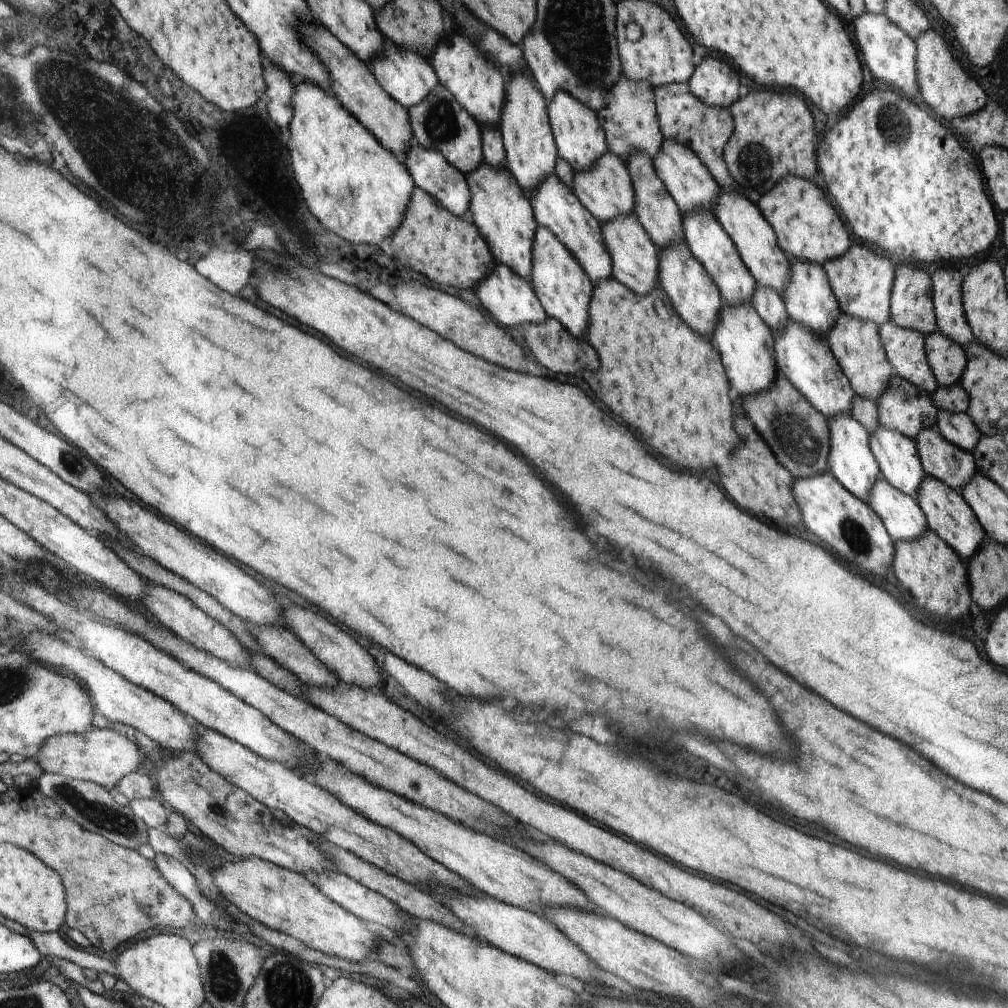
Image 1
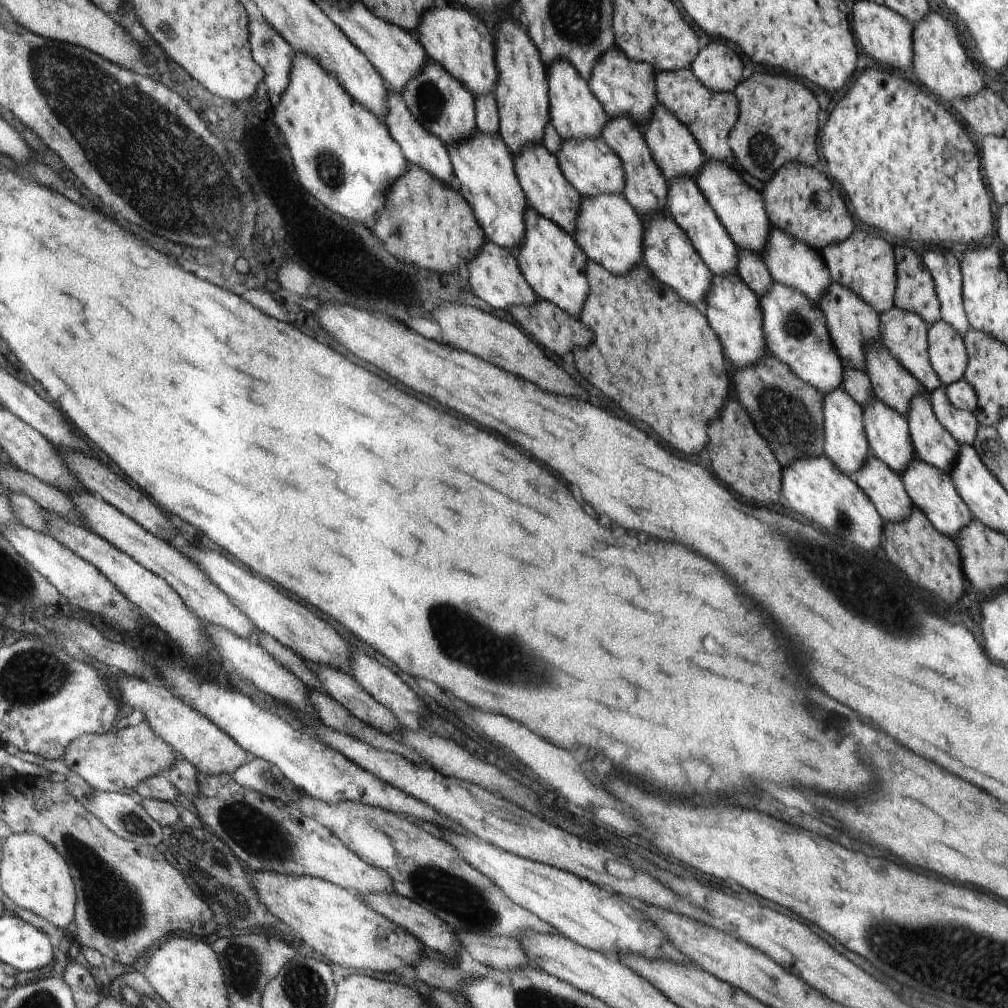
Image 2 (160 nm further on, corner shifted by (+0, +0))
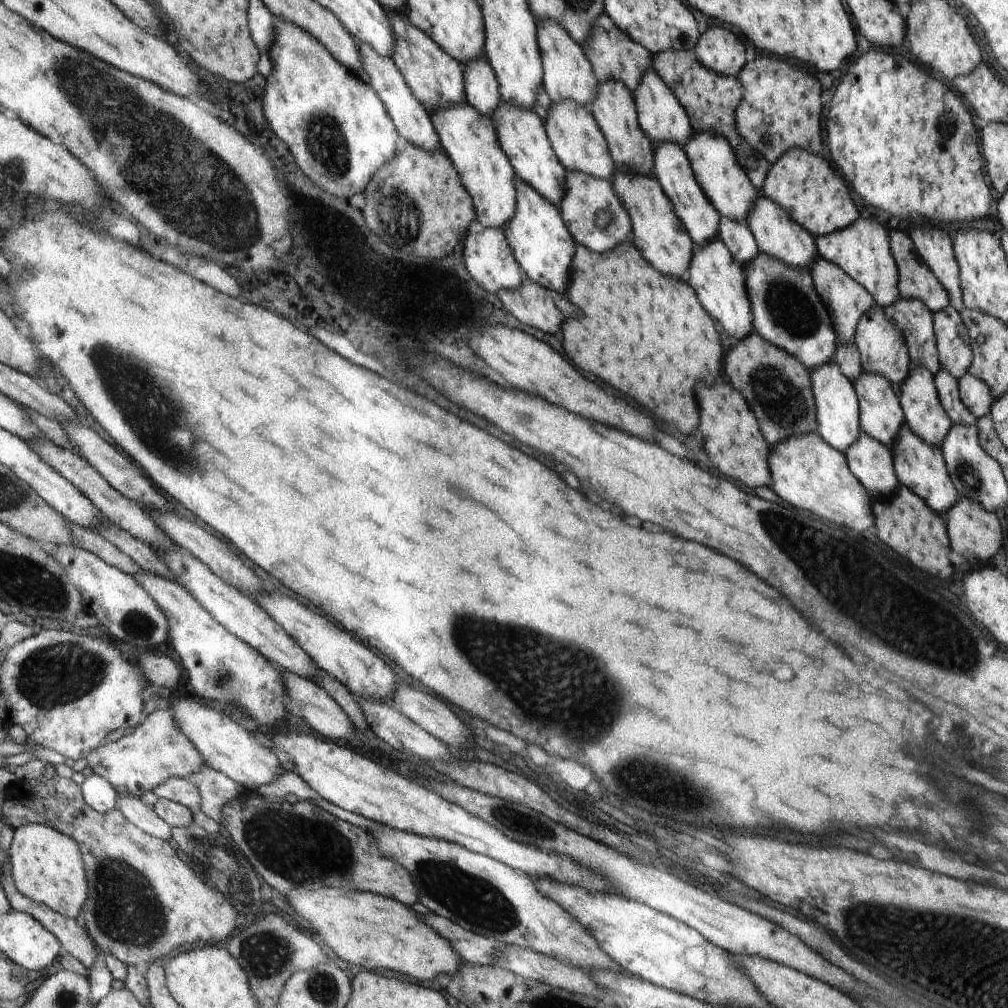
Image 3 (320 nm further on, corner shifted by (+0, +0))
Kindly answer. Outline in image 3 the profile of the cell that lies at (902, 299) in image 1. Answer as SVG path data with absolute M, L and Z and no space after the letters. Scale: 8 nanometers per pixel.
M892 229L889 232L889 243L897 264L901 298L922 301L933 313L950 306L947 290L919 256L908 233Z

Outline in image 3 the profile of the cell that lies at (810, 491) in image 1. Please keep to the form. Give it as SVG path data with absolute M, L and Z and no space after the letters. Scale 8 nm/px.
M816 430L774 445L769 465L773 472L774 492L790 506L806 509L808 513L847 526L858 534L873 524L870 494L849 469L845 453L830 446Z

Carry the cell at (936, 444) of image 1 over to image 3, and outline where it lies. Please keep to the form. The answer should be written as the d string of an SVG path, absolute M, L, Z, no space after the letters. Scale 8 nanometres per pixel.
M912 366L905 378L905 383L898 386L897 394L903 410L904 424L908 425L911 431L923 441L940 447L953 422L941 405L933 374L928 369Z

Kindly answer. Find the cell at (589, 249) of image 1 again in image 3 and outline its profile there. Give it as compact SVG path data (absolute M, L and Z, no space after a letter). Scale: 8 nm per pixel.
M502 100L498 103L492 117L494 115L498 116L496 134L500 139L500 146L512 161L516 176L529 183L534 190L560 208L564 200L567 170L553 150L548 131L545 129L545 121L533 108L525 109Z

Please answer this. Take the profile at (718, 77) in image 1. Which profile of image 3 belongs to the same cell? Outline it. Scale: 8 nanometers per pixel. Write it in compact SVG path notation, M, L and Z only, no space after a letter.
M712 26L702 33L694 51L705 67L721 75L736 77L746 64L742 42L722 26Z

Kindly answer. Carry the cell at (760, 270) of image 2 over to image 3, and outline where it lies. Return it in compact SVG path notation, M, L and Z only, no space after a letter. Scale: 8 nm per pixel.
M721 217L720 240L743 265L753 261L760 253L760 247L753 237L753 231L749 229L746 221L737 221L728 217Z

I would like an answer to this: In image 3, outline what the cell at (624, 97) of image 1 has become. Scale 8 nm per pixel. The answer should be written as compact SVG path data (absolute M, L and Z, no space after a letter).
M606 12L596 20L588 41L584 41L581 46L585 51L586 58L589 58L593 65L598 82L622 81L631 91L637 89L644 74L650 70L650 66L653 64L652 52L638 44L626 31L619 28Z

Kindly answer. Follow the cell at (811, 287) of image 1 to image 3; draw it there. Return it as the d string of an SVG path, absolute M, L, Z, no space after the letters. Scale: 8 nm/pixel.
M758 192L756 206L754 206L754 210L749 214L746 222L749 229L753 231L753 237L761 248L761 252L770 254L771 257L780 259L790 266L808 268L816 262L816 258L820 255L817 250L816 238L805 227L791 219L789 213L777 202L762 195L762 192Z

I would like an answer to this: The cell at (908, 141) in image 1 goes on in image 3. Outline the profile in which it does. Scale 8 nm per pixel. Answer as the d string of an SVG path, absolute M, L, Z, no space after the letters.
M882 49L873 50L863 53L848 70L848 74L844 76L844 80L840 82L840 86L836 88L834 92L834 98L832 98L832 108L828 112L828 122L826 122L826 132L828 132L828 146L830 146L830 152L832 152L832 160L838 164L838 168L842 170L846 182L852 184L852 188L872 206L884 210L884 212L890 212L892 216L898 216L898 218L906 218L914 224L922 224L922 222L928 222L928 224L952 224L952 222L970 222L970 220L976 220L976 218L982 218L986 216L989 211L990 202L992 202L990 195L990 188L986 186L984 182L984 172L982 168L983 156L980 155L980 146L978 140L980 134L978 133L978 122L971 111L964 106L962 98L956 96L952 90L950 90L950 84L947 84L944 80L938 77L936 74L926 70L922 70L920 64L912 63L907 57L901 55L899 50L888 49L890 52L886 52Z

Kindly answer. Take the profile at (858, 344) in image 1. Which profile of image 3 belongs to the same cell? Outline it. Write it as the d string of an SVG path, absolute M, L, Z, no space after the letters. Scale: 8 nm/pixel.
M820 255L814 264L808 266L808 269L816 284L817 293L821 295L824 305L832 317L833 326L837 333L837 342L847 343L854 340L858 321L863 314L876 307L875 300L862 285L850 278L850 275L846 274L842 267L823 259Z

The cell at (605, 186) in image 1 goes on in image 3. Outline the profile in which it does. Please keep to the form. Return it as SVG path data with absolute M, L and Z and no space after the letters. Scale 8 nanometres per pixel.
M570 100L553 102L544 121L553 150L566 170L608 180L614 177L615 163L609 143L589 108Z

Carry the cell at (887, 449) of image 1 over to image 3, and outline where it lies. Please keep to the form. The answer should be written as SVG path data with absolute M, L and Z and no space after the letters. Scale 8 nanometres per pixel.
M864 370L859 374L859 377L853 380L852 384L859 402L861 430L891 448L898 431L904 425L903 410L900 406L896 388L881 374Z

